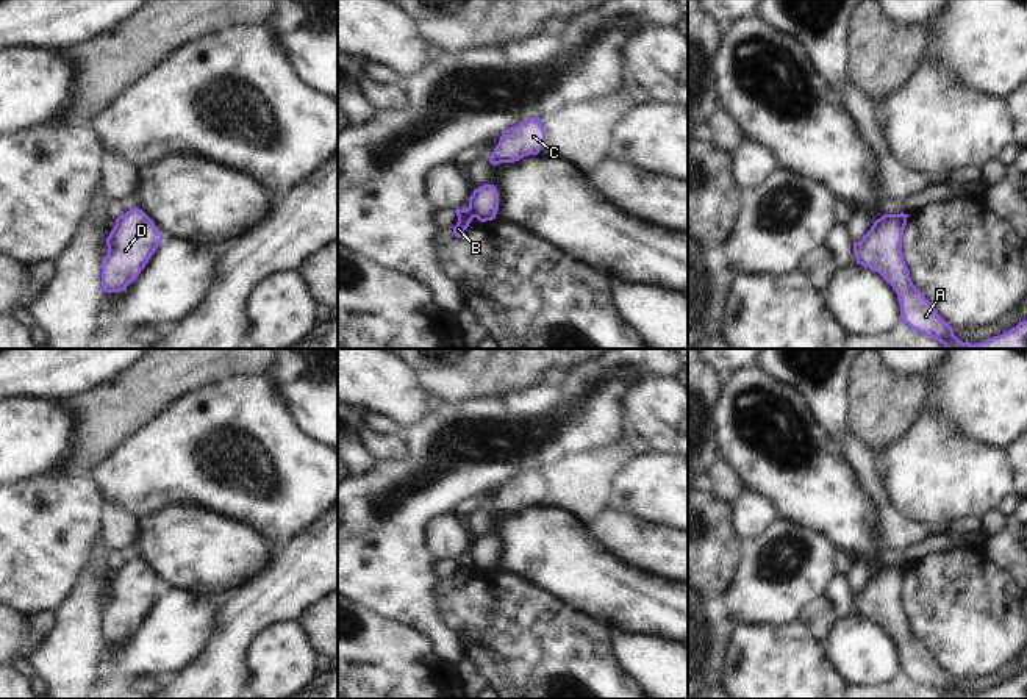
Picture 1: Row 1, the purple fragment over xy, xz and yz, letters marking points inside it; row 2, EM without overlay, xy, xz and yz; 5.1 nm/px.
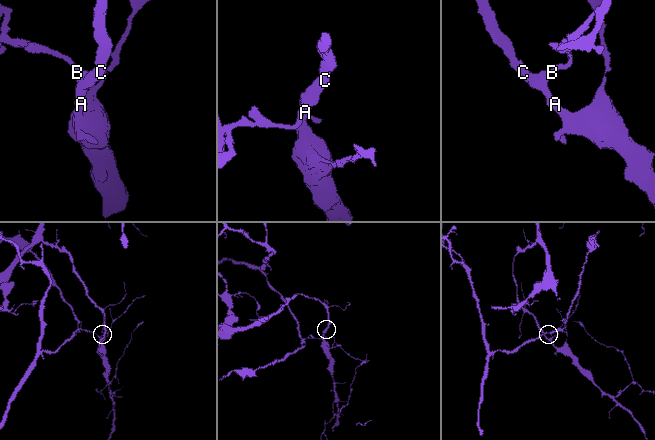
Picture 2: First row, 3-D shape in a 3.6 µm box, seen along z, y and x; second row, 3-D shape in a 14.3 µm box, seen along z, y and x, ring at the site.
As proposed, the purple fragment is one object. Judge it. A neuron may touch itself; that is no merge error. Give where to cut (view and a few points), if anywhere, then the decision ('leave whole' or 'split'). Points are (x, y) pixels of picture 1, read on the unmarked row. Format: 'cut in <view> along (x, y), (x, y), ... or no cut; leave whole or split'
cut in xz along (469, 555), (474, 566); split

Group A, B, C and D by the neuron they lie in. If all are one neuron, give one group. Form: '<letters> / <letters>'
A C D / B

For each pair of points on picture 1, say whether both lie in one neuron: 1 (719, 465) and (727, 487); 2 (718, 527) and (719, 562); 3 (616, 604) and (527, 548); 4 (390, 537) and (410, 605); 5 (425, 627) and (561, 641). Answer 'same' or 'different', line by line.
1: same
2: same
3: same
4: same
5: different

